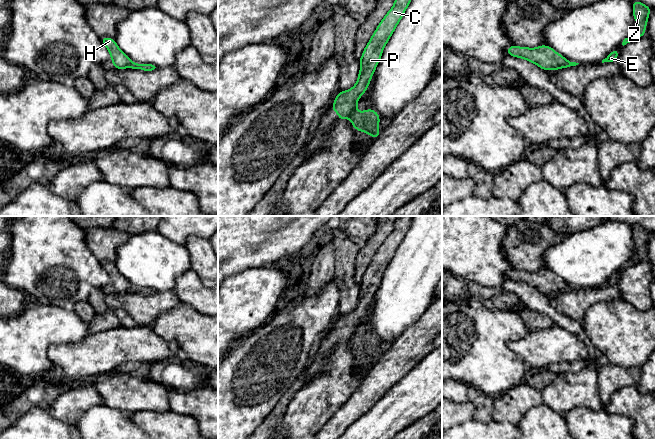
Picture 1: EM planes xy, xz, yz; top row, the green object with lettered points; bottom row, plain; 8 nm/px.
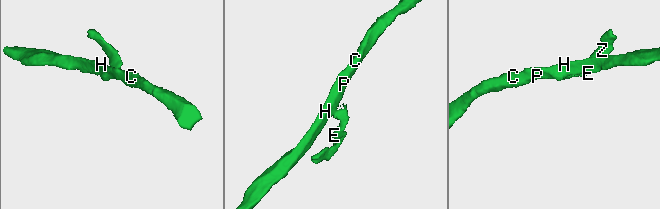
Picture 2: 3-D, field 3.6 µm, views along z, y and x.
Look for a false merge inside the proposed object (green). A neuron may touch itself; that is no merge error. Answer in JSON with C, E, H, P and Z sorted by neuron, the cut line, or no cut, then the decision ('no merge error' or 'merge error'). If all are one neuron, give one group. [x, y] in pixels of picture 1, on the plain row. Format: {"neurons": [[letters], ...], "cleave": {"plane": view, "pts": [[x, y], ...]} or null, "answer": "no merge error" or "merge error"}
{"neurons": [["C", "H", "P"], ["E", "Z"]], "cleave": {"plane": "xz", "pts": [[356, 330], [349, 342]]}, "answer": "merge error"}

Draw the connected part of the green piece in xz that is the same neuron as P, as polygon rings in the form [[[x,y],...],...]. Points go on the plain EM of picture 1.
[[[400,216],[398,218],[394,224],[393,231],[381,244],[364,272],[359,284],[360,295],[356,308],[347,315],[340,315],[331,331],[334,336],[338,337],[338,344],[350,343],[355,336],[358,324],[366,316],[375,293],[380,286],[384,271],[411,226],[412,218],[413,216]]]

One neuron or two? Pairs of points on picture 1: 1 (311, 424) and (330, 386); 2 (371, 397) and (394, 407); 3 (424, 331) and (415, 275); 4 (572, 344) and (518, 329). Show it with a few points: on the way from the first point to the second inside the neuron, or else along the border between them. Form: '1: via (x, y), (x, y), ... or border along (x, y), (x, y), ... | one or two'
1: via (311, 415), (311, 408), (324, 395) | one
2: border along (395, 384), (361, 416) | two
3: border along (431, 302), (424, 313), (404, 330) | two
4: border along (530, 331), (521, 337), (507, 341) | two

